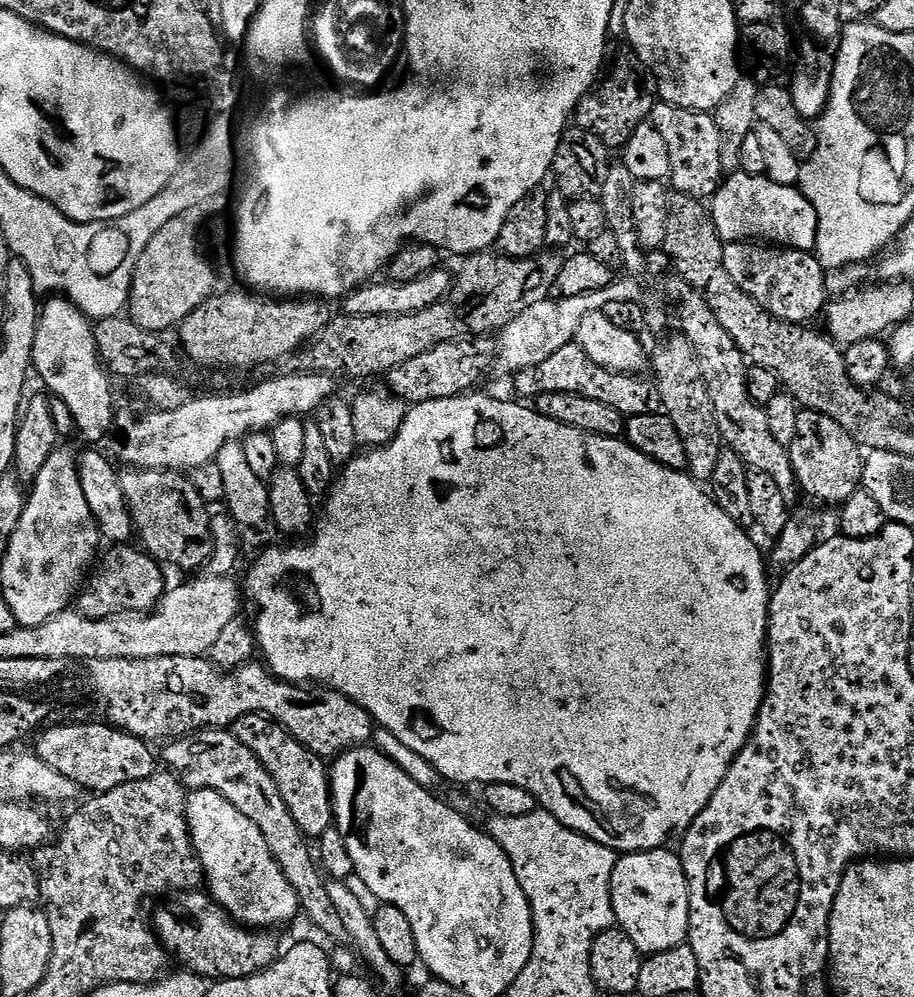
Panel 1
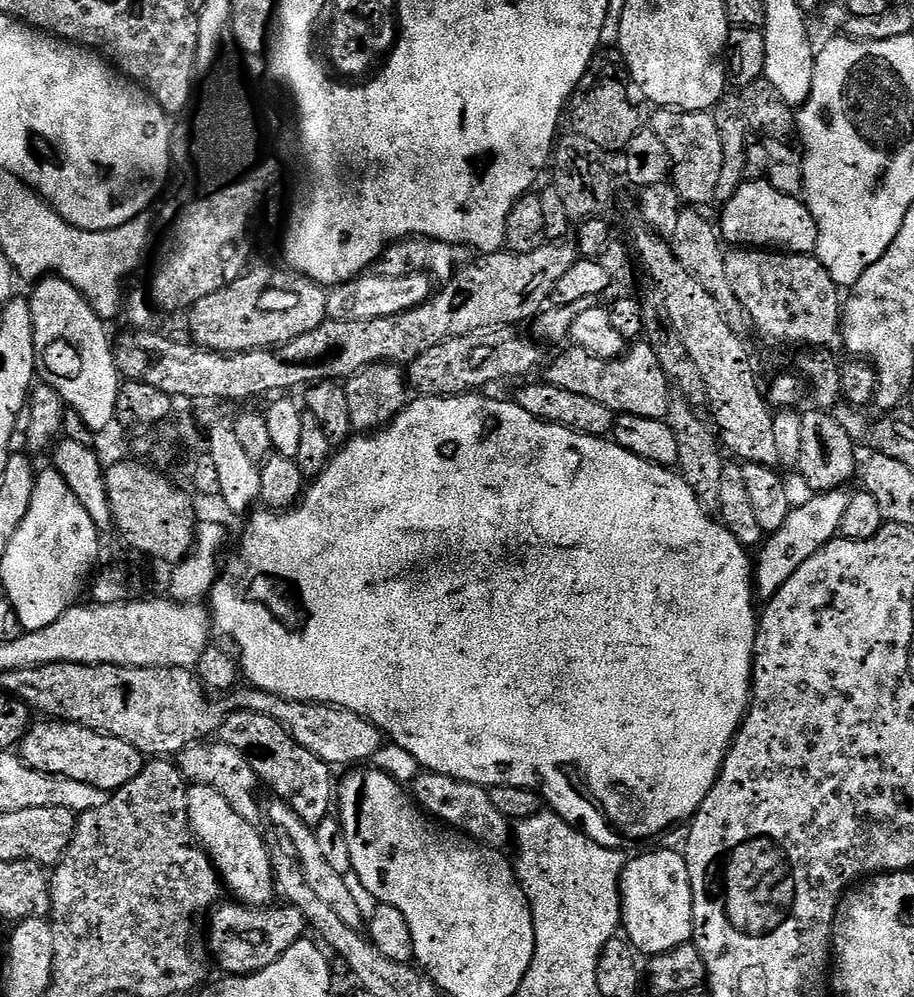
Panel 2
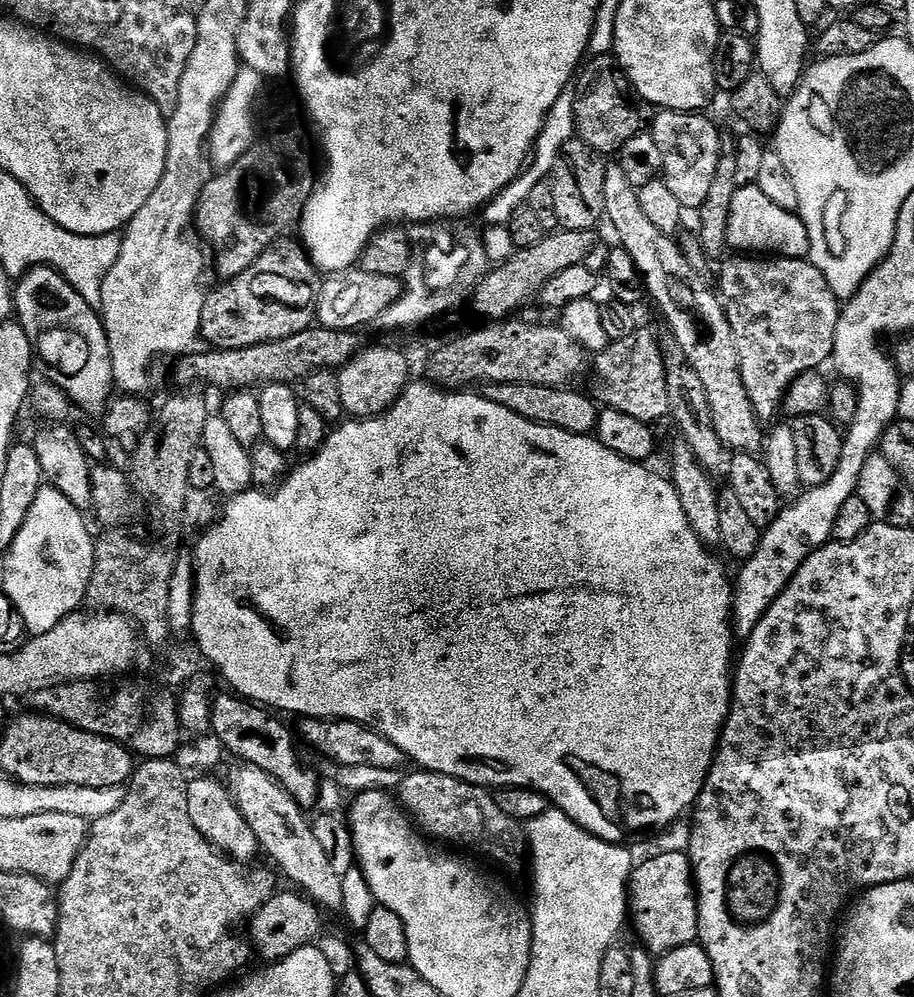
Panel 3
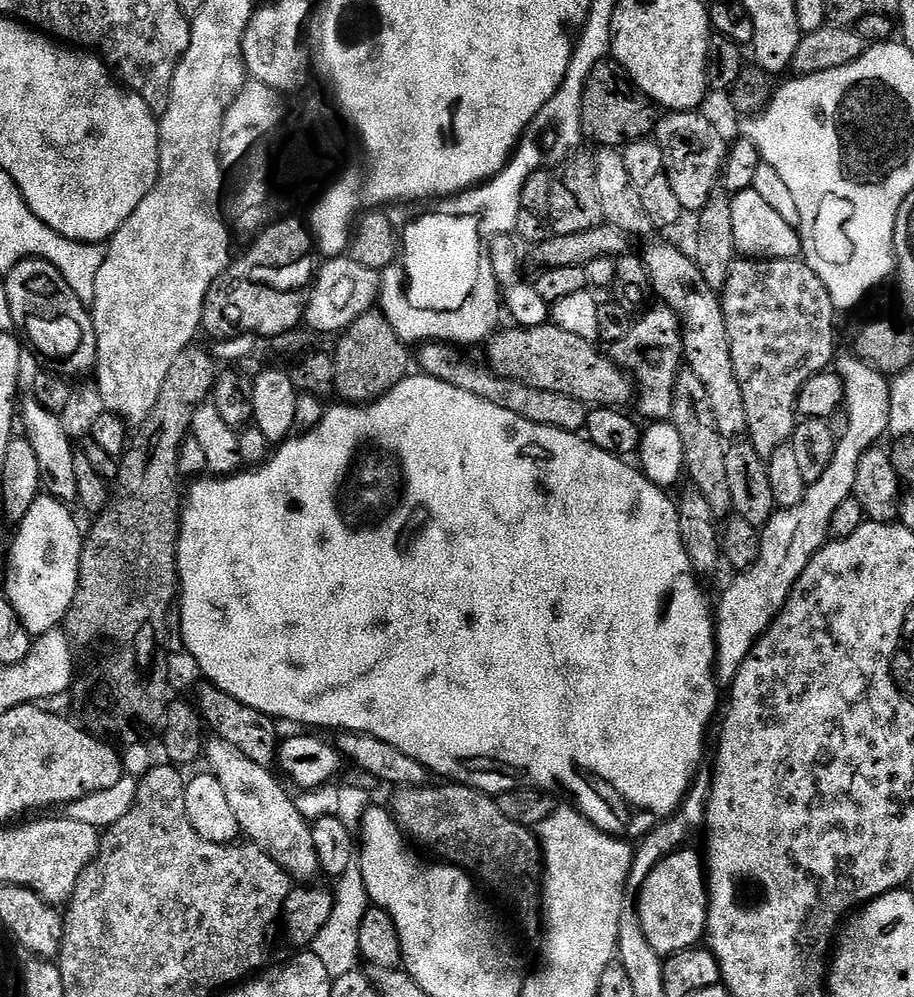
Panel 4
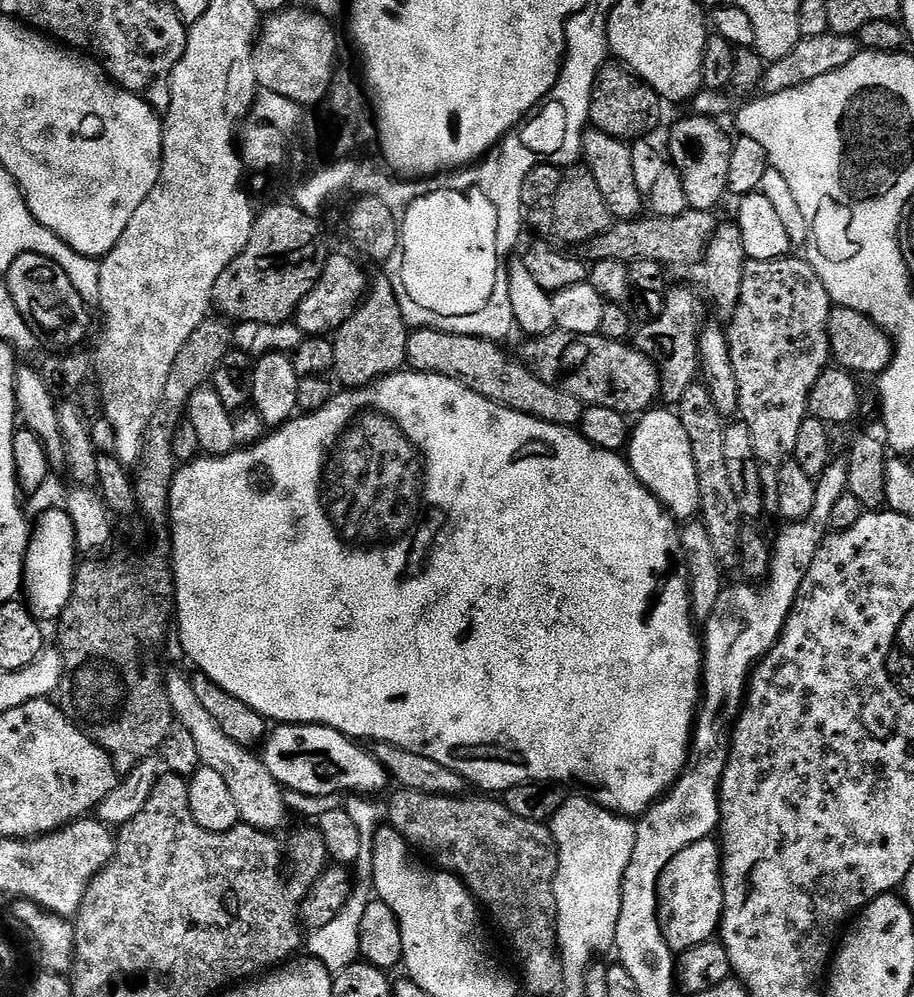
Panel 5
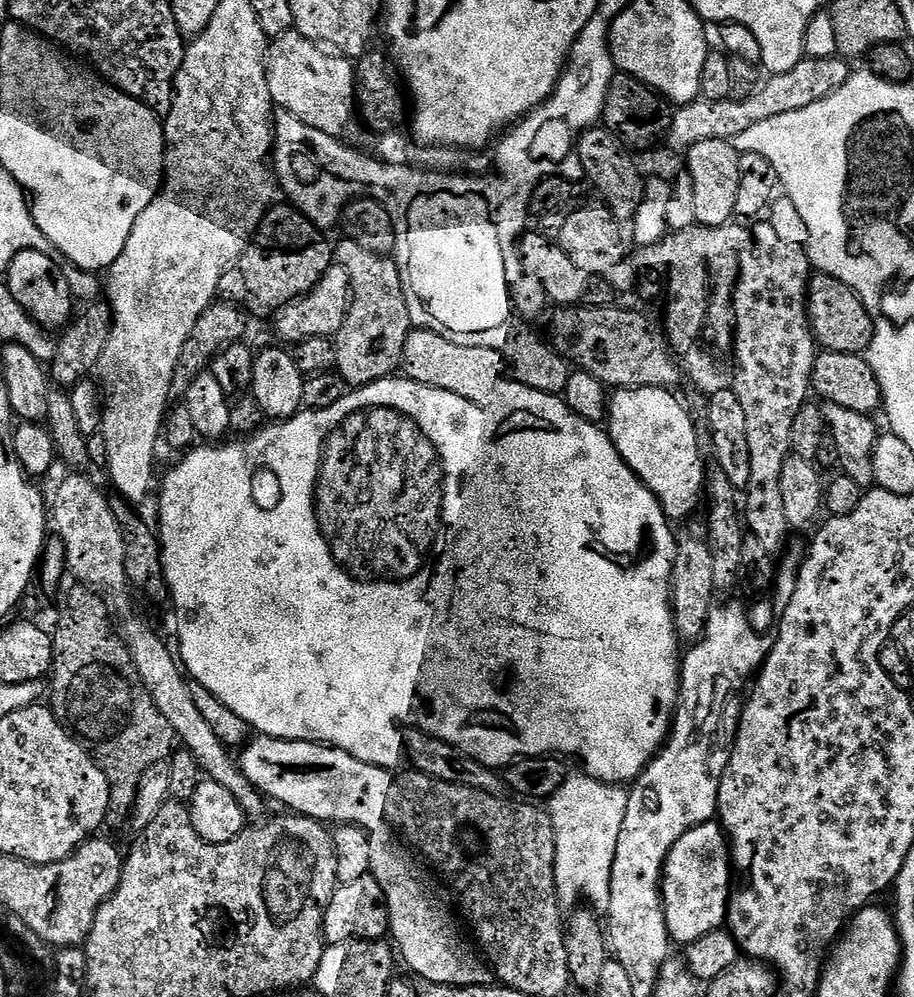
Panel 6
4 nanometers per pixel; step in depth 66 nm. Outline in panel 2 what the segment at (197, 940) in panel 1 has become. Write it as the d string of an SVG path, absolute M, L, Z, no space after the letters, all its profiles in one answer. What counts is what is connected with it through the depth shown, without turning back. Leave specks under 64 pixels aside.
M239 902L224 903L219 903L211 909L210 915L207 917L207 920L209 919L208 944L212 947L212 956L216 959L217 966L221 968L221 973L227 974L229 977L254 975L278 962L296 942L305 939L306 925L302 910L287 906L279 906L280 908L265 906L257 909Z

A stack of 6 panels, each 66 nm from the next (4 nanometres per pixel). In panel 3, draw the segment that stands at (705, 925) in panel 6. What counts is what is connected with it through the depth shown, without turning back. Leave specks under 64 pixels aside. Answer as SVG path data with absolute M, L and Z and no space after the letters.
M687 851L664 852L635 865L630 881L630 920L636 923L639 943L649 953L669 952L678 946L697 943L700 909L696 899L692 861Z

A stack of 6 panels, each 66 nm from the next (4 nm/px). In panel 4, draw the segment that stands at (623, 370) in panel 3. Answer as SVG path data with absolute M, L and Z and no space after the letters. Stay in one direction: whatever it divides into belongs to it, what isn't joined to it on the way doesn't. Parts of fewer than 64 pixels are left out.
M659 307L646 313L644 320L637 319L626 338L610 345L612 360L632 377L638 389L640 412L648 422L664 422L671 417L675 382L685 363L682 321L673 308Z

